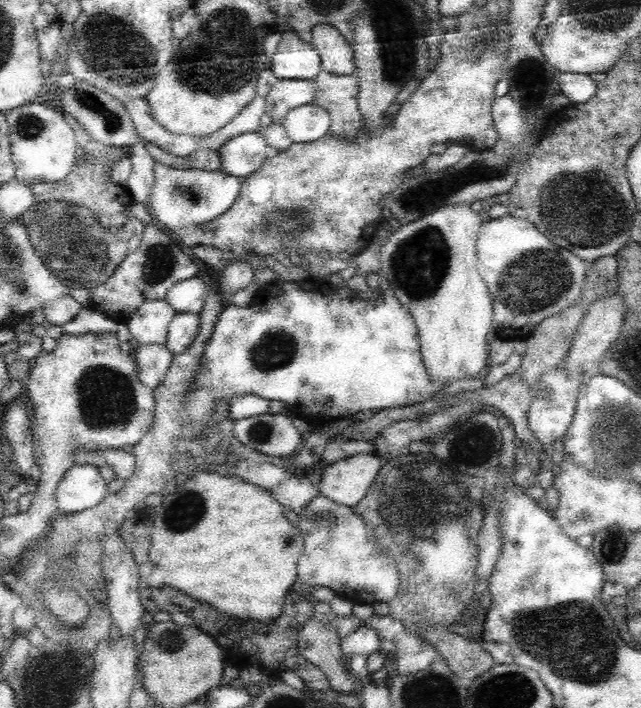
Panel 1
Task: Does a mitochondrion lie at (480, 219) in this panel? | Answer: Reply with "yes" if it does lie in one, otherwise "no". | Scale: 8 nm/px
no

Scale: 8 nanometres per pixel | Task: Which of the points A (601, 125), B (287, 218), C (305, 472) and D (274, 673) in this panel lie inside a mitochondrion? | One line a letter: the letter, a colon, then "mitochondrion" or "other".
A: other
B: mitochondrion
C: other
D: other

